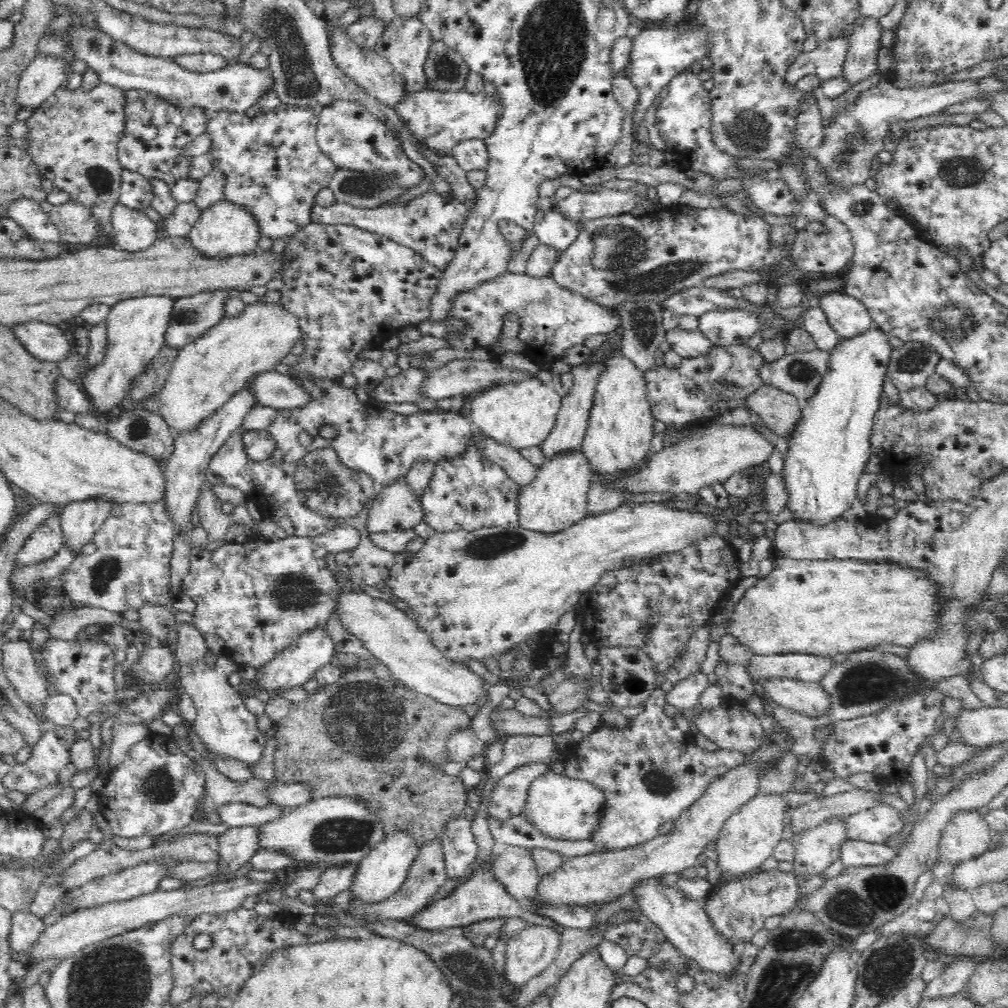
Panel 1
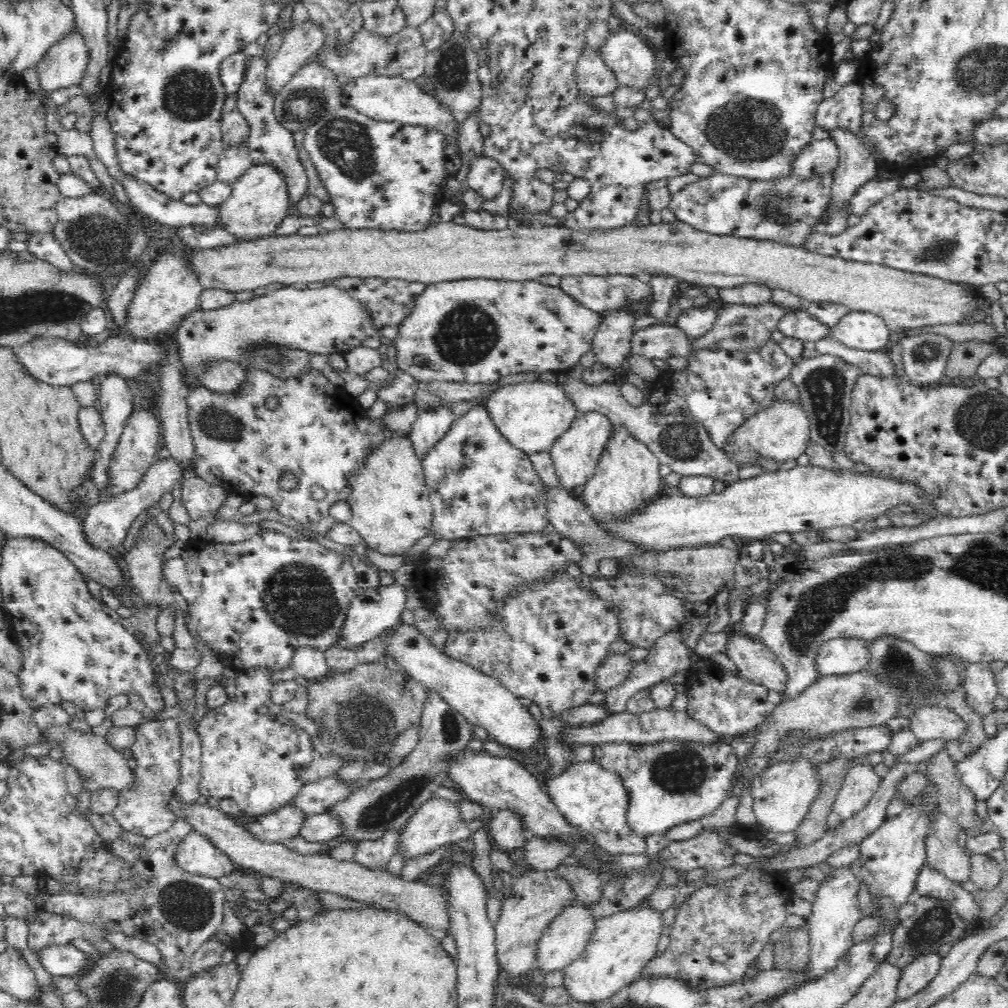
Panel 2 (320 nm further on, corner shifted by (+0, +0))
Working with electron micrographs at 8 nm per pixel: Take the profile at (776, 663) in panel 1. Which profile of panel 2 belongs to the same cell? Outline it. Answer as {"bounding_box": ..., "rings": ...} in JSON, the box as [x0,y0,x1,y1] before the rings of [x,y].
{"bounding_box":[815,638,868,677],"rings":[[[836,638],[825,642],[815,656],[815,670],[820,677],[849,675],[862,670],[867,661],[868,643],[859,639]]]}

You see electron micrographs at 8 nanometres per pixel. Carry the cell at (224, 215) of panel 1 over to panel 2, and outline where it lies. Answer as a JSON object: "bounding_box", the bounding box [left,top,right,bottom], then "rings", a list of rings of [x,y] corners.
{"bounding_box":[217,163,288,241],"rings":[[[254,163],[231,185],[230,196],[217,206],[217,224],[235,240],[252,241],[274,235],[287,214],[288,193],[284,178],[277,168]]]}

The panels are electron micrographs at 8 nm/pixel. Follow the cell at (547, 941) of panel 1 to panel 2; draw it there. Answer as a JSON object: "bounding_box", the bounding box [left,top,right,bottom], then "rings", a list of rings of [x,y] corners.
{"bounding_box":[534,904,595,974],"rings":[[[572,904],[568,908],[564,908],[554,920],[546,927],[546,930],[539,936],[538,942],[535,944],[536,960],[534,967],[538,968],[546,974],[560,971],[566,968],[568,964],[572,964],[584,952],[593,931],[595,919],[592,915],[584,910],[579,904]]]}

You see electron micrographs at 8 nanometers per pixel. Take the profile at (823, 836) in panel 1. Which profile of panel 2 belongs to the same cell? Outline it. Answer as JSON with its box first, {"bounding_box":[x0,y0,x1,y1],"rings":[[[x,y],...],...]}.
{"bounding_box":[827,764,882,830],"rings":[[[856,764],[850,768],[827,816],[827,828],[838,830],[845,820],[862,812],[881,780],[882,777],[876,774],[874,766],[870,764]]]}

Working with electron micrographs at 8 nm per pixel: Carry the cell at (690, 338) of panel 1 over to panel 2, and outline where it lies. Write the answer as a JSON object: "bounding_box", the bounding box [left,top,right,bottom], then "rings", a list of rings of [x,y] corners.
{"bounding_box":[631,324,694,360],"rings":[[[653,324],[631,336],[631,352],[649,359],[667,360],[672,356],[689,357],[694,348],[694,337],[689,337],[678,325]]]}

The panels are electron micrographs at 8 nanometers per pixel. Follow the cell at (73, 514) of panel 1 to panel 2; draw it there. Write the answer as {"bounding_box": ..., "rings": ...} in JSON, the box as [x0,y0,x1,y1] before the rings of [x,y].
{"bounding_box":[102,408,160,500],"rings":[[[150,408],[140,410],[140,412],[136,410],[136,412],[130,415],[128,424],[126,424],[123,433],[118,439],[118,444],[115,446],[114,452],[111,454],[107,464],[108,480],[106,481],[106,486],[104,486],[106,499],[102,500],[114,499],[129,491],[134,491],[134,488],[139,488],[139,485],[145,480],[156,459],[159,426],[160,421],[155,417]]]}

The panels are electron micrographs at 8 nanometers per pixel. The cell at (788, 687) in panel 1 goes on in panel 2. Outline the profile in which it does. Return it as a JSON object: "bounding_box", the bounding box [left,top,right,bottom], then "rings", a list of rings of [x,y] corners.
{"bounding_box":[726,632,788,694],"rings":[[[738,632],[730,634],[726,654],[735,662],[744,678],[778,694],[786,692],[788,671],[776,655],[758,640]]]}

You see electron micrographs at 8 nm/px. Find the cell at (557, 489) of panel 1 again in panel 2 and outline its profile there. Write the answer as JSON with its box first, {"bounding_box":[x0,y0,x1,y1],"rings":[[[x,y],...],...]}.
{"bounding_box":[549,412,611,497],"rings":[[[586,412],[581,415],[577,415],[572,421],[572,424],[566,429],[566,432],[562,433],[561,437],[558,437],[554,444],[551,444],[549,455],[554,463],[554,471],[556,472],[556,479],[558,479],[559,487],[574,495],[578,493],[579,497],[583,494],[584,486],[594,477],[600,455],[603,448],[606,446],[606,441],[611,435],[611,422],[605,418],[605,415],[600,412]]]}

